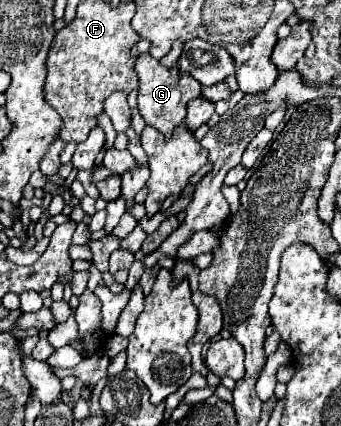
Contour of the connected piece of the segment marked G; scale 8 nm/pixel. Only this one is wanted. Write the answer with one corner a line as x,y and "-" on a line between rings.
143,53
137,57
135,65
139,73
139,99
137,99
137,109
143,115
143,119
159,129
165,137
173,133
173,129
185,119
187,115
187,103
191,99
197,99
201,95
201,85
197,79
191,75
181,75
179,67
163,67
157,59
153,59
149,53

